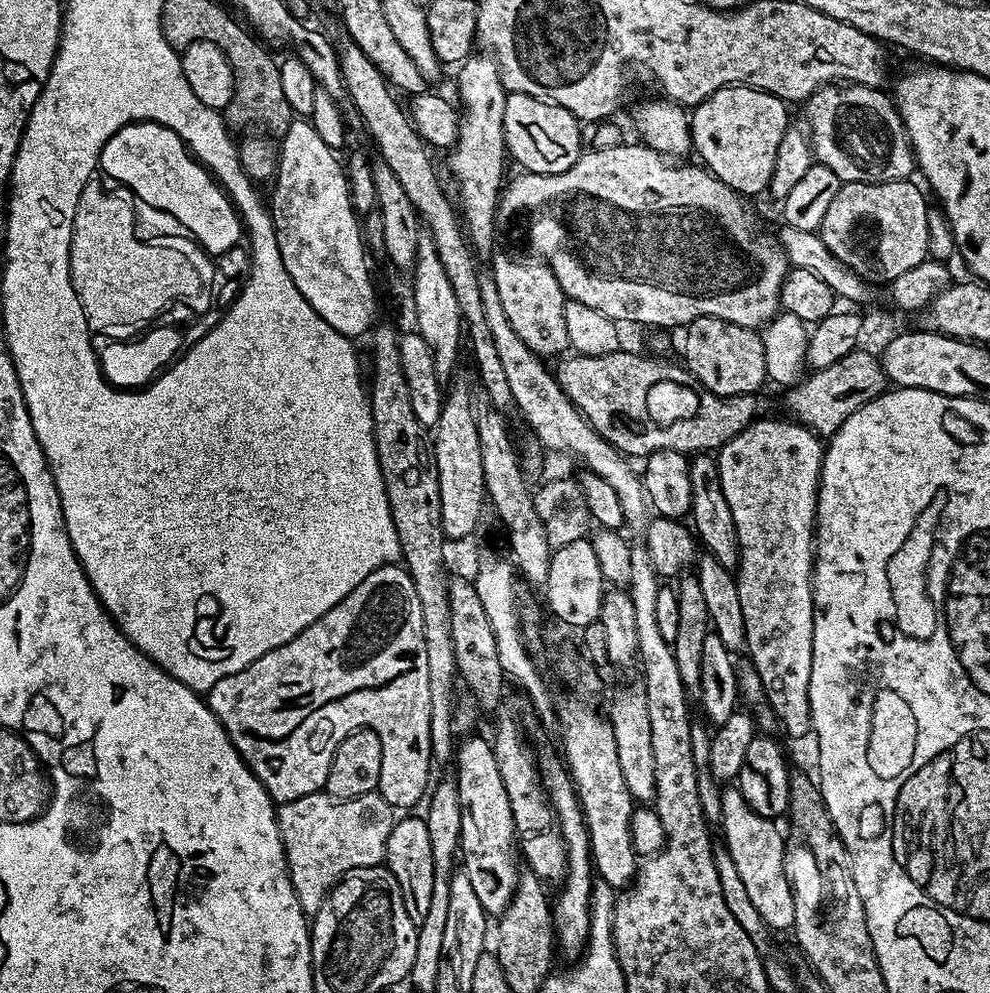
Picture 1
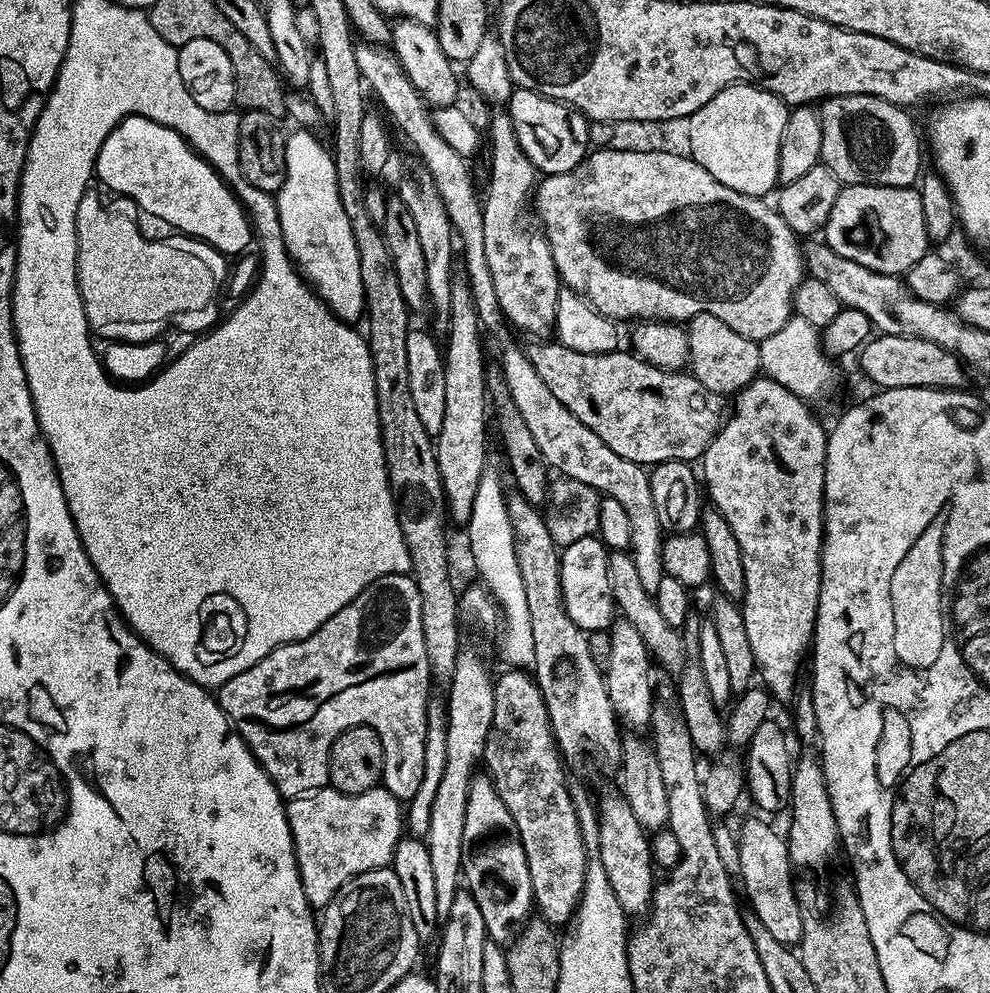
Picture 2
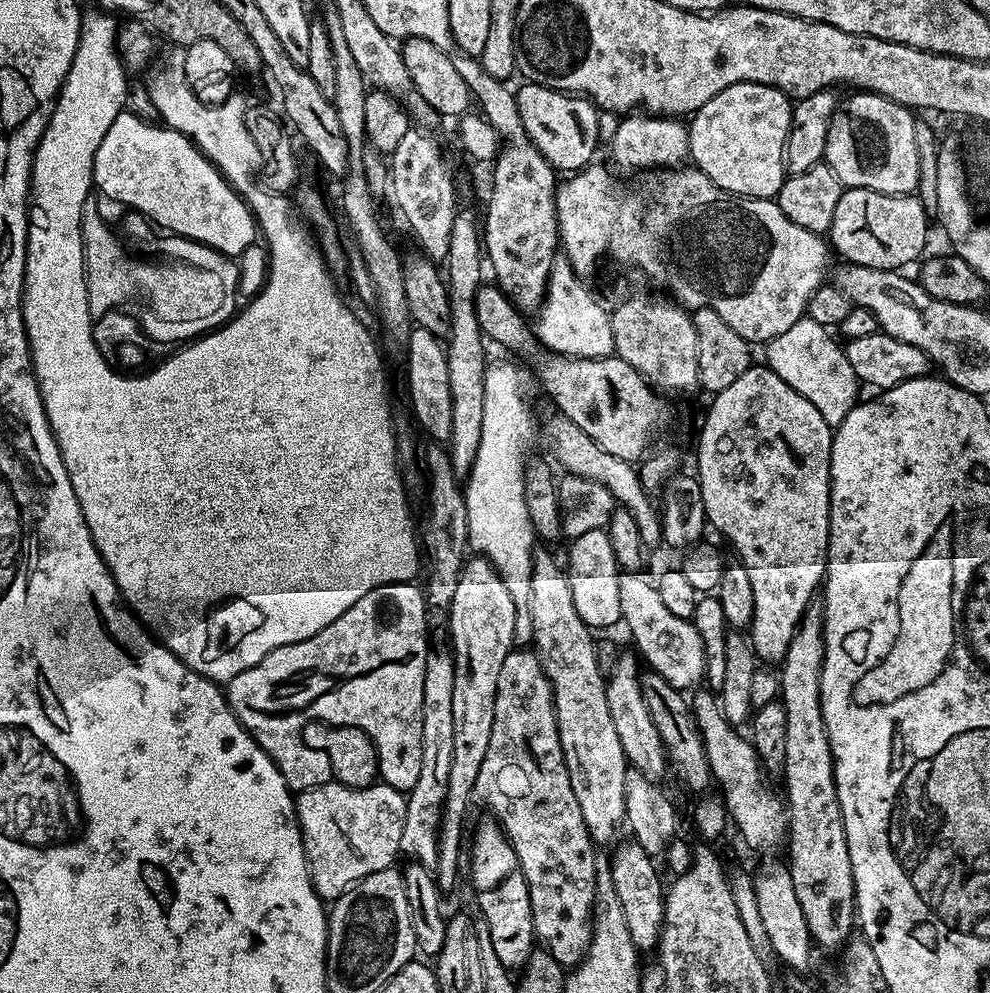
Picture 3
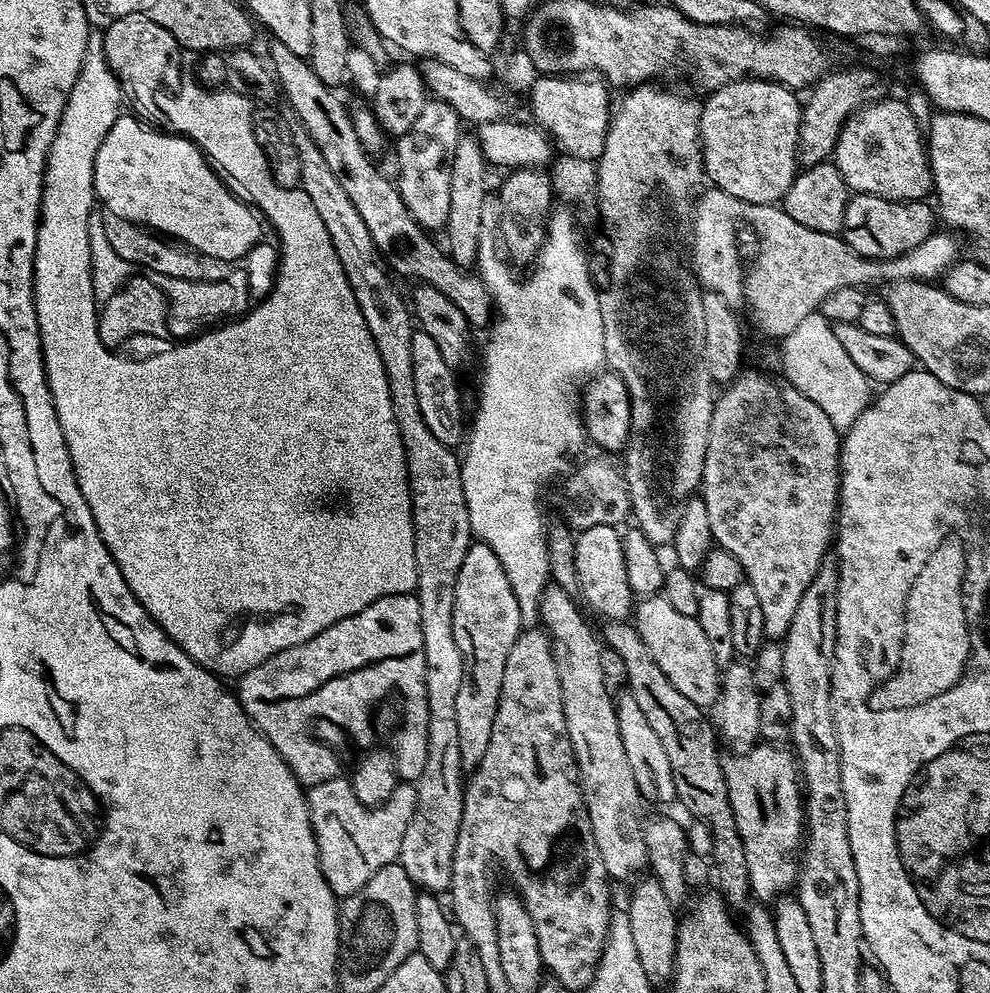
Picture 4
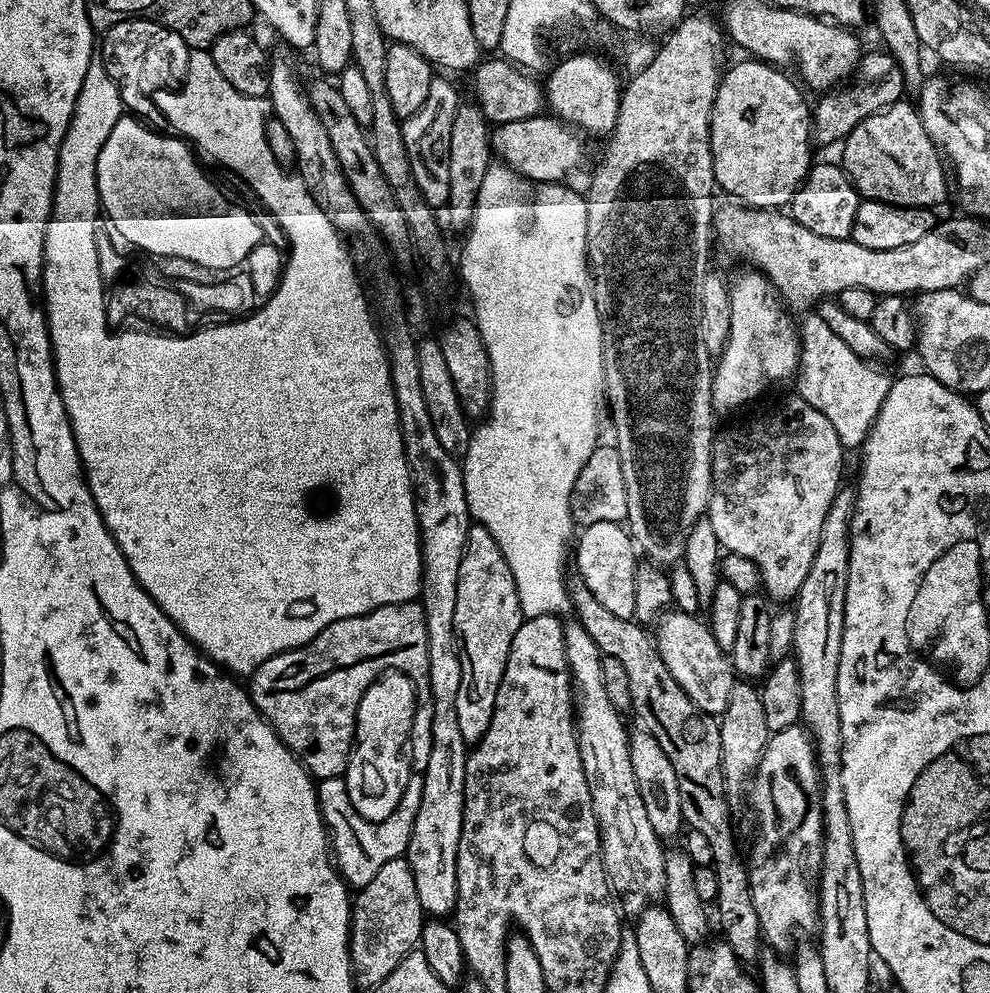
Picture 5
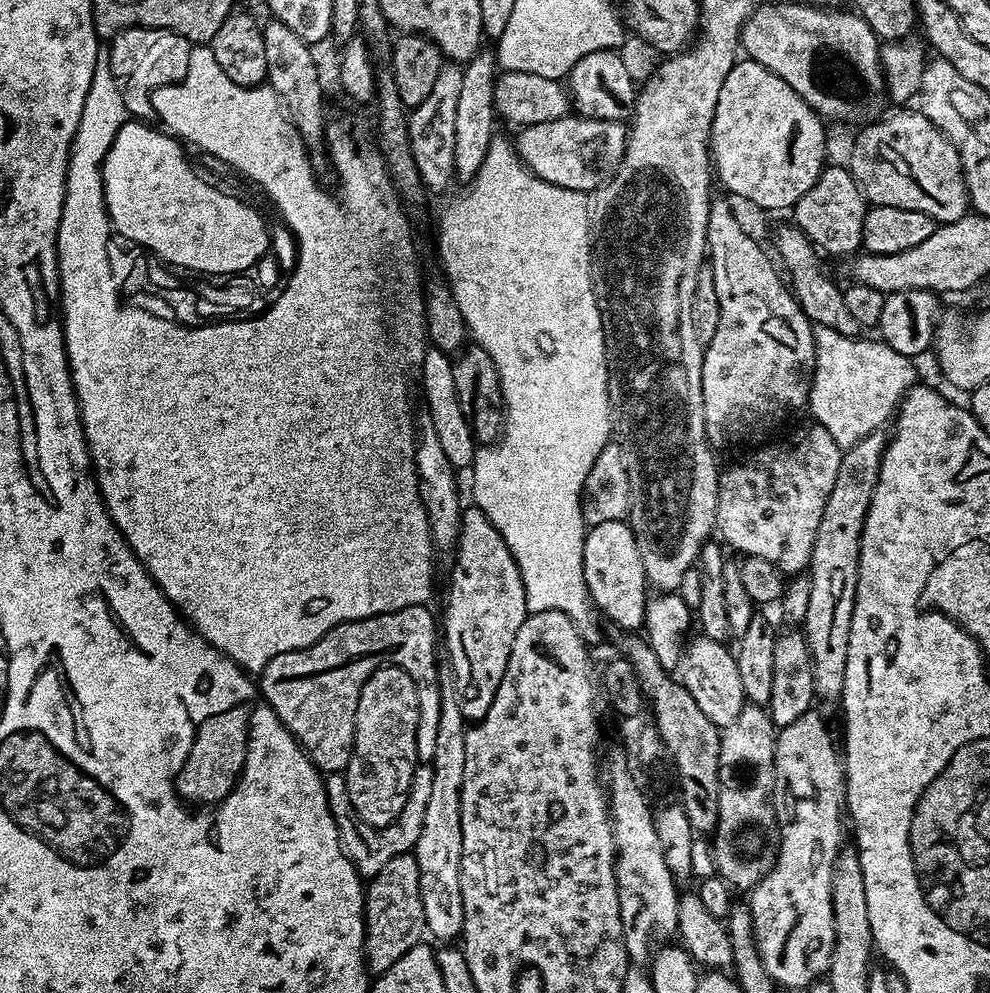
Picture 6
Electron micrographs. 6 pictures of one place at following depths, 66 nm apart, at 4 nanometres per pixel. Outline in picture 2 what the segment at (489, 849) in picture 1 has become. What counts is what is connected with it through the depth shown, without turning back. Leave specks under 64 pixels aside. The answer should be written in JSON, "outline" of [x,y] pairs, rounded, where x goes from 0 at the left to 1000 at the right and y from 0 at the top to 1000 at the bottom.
{"outline":[[[496,781],[477,782],[471,804],[471,833],[467,835],[467,886],[483,908],[492,946],[513,953],[529,936],[539,918],[535,872],[519,824],[507,808]]]}

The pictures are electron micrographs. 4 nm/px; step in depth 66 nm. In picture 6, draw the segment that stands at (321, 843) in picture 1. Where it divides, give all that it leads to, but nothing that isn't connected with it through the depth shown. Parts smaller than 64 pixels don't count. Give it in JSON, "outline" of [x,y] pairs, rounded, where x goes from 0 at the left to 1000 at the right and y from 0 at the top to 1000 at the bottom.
{"outline":[[[425,768],[417,777],[417,785],[412,796],[412,807],[406,814],[396,830],[388,834],[379,834],[371,831],[362,822],[355,811],[354,801],[351,800],[351,788],[348,782],[343,779],[335,779],[327,787],[329,804],[333,812],[333,820],[341,832],[343,841],[343,852],[351,858],[352,863],[360,872],[360,877],[365,883],[375,884],[394,868],[394,864],[402,864],[402,860],[416,858],[422,848],[422,840],[426,840],[426,828],[430,825],[430,812],[434,809],[434,796],[438,793],[438,775],[435,768]]]}

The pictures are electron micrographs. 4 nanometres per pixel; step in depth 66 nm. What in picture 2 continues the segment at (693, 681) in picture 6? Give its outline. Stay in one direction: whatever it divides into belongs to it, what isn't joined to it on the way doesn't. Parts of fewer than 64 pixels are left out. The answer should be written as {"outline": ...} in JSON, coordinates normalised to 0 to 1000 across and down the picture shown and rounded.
{"outline":[[[630,554],[615,555],[614,573],[616,574],[618,601],[622,603],[622,611],[629,623],[636,625],[640,634],[644,634],[644,638],[648,638],[648,647],[653,647],[656,658],[666,672],[668,669],[673,676],[679,677],[679,679],[686,678],[693,664],[691,641],[684,633],[677,630],[677,626],[673,626],[673,622],[669,622],[663,609],[663,601],[653,594],[653,590],[648,590],[648,586],[644,582],[644,573],[640,571],[637,559]]]}

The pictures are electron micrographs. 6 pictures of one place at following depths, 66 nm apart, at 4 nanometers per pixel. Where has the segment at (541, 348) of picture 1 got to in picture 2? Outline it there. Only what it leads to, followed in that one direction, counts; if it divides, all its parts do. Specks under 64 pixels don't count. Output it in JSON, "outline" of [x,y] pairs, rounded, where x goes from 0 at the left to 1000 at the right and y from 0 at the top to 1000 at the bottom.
{"outline":[[[501,111],[497,117],[497,122],[493,125],[493,133],[491,129],[491,149],[494,149],[493,153],[493,165],[497,170],[493,173],[493,198],[488,198],[487,204],[489,207],[489,219],[487,220],[487,228],[491,232],[491,264],[495,268],[495,277],[499,284],[499,293],[503,295],[503,308],[507,308],[509,313],[510,323],[514,327],[517,326],[521,330],[530,330],[534,334],[534,339],[537,340],[549,340],[553,339],[553,334],[557,335],[562,328],[562,317],[564,316],[564,304],[566,303],[566,296],[568,293],[568,283],[564,272],[562,271],[562,265],[560,264],[560,256],[556,252],[556,244],[554,243],[554,237],[549,235],[549,231],[542,219],[539,217],[538,201],[539,194],[541,192],[541,186],[543,184],[543,174],[541,168],[535,163],[535,159],[531,159],[531,155],[527,151],[527,147],[523,145],[523,135],[519,135],[519,123],[514,119],[512,112]]]}

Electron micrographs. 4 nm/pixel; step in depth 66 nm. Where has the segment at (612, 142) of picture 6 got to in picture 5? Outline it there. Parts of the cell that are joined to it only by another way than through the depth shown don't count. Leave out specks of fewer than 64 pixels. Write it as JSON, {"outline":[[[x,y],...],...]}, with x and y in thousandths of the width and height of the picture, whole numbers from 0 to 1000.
{"outline":[[[546,115],[539,119],[527,119],[527,123],[502,125],[496,130],[497,151],[504,164],[510,165],[530,182],[541,181],[542,186],[569,182],[586,165],[590,157],[587,134],[578,126],[557,116]]]}

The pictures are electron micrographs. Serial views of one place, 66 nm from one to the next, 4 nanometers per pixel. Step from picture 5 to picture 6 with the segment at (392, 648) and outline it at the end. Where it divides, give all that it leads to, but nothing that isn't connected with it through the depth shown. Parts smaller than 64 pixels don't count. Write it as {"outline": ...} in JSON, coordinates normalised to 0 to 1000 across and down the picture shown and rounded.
{"outline":[[[419,608],[365,624],[352,624],[334,632],[311,653],[281,659],[281,663],[274,665],[262,678],[263,700],[324,778],[343,779],[348,776],[359,747],[359,716],[364,696],[371,684],[388,670],[408,673],[421,689],[425,705],[421,763],[424,767],[435,767],[438,763],[446,707],[440,665],[442,624],[436,621],[434,613]]]}

